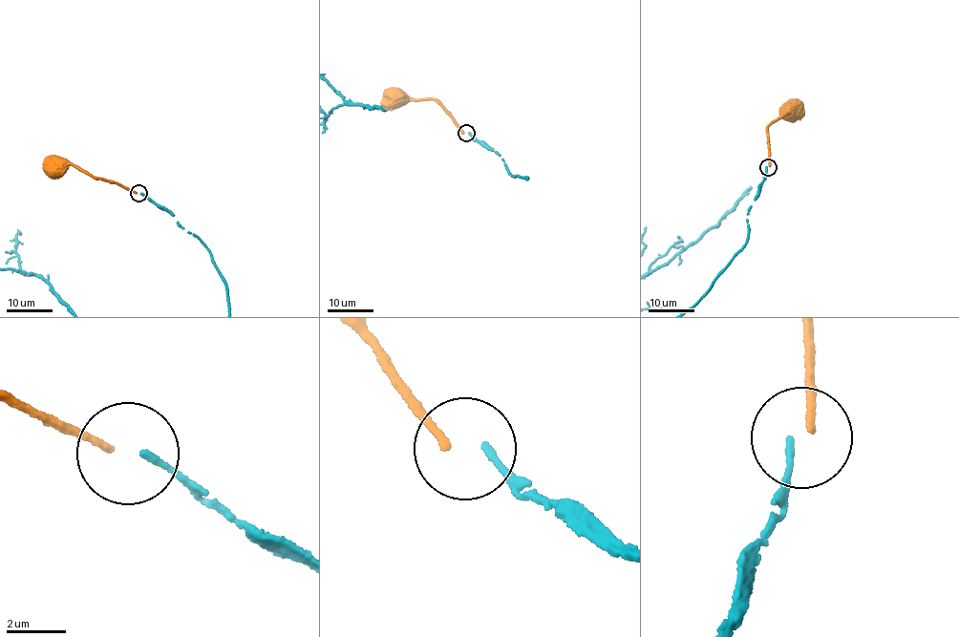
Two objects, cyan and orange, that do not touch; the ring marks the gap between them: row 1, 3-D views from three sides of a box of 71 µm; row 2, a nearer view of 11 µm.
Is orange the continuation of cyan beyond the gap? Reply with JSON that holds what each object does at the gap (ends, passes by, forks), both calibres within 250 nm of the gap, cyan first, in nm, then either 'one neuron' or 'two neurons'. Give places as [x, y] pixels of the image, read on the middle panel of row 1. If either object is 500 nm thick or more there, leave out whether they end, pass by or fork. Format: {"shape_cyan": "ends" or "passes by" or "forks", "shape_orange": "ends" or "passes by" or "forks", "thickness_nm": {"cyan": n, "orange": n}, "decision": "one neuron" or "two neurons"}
{"shape_cyan": "ends", "shape_orange": "ends", "thickness_nm": {"cyan": 240, "orange": 240}, "decision": "two neurons"}

